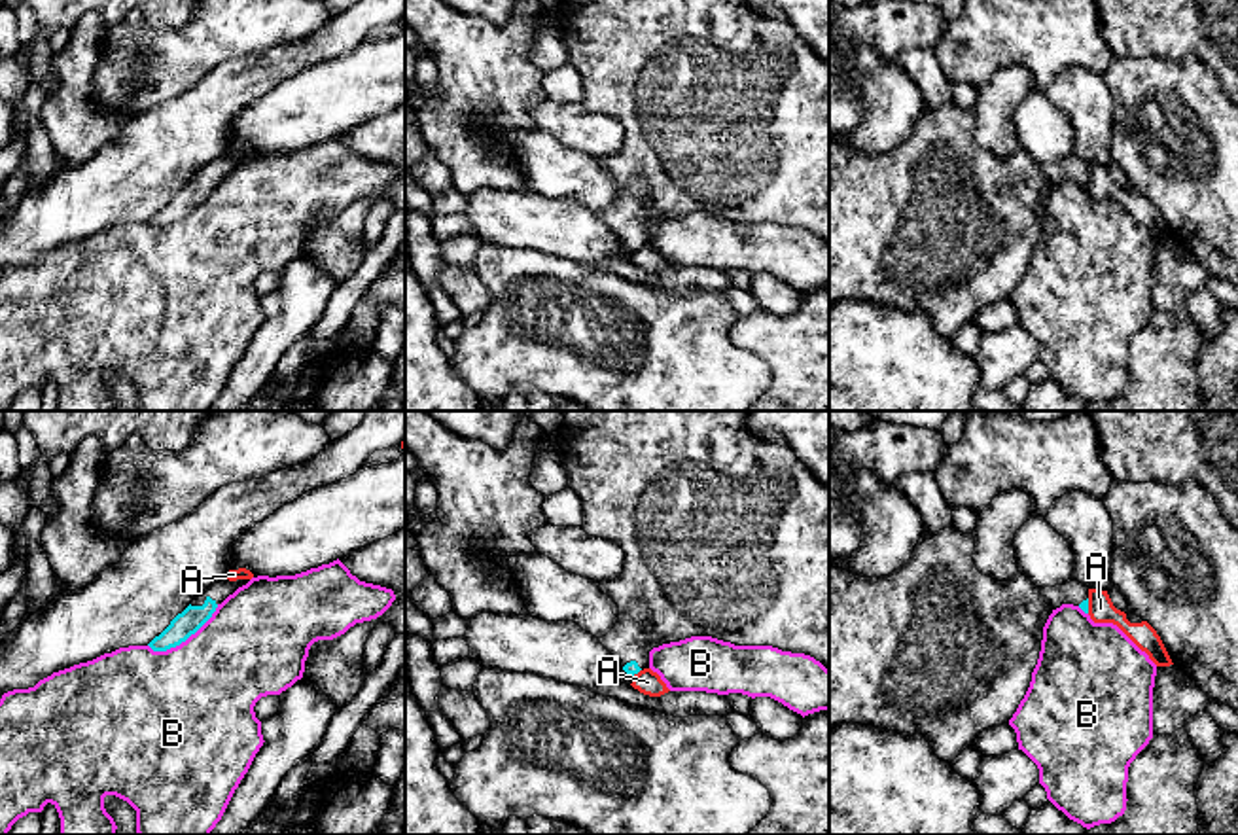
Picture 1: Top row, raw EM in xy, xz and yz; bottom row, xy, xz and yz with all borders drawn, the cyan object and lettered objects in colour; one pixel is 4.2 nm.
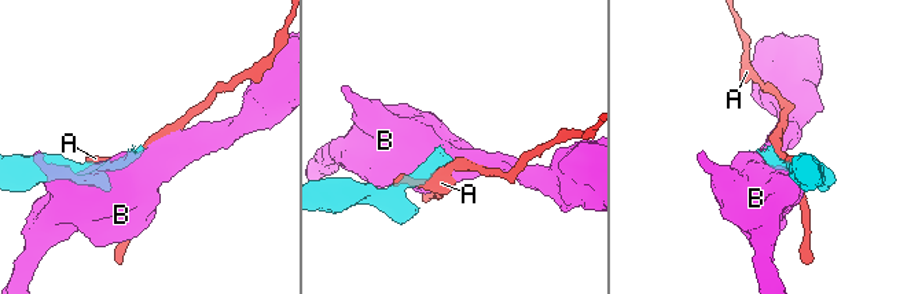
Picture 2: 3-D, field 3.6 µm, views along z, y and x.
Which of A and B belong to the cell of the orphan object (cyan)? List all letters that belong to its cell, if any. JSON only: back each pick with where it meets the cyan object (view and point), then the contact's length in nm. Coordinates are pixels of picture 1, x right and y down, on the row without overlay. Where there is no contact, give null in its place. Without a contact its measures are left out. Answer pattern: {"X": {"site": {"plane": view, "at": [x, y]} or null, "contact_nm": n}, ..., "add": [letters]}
{"add": []}

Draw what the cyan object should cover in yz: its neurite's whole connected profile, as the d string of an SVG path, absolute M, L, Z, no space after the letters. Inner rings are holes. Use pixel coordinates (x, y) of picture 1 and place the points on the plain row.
M950 102L935 110L924 108L914 121L911 134L888 151L859 153L848 146L829 142L829 305L840 299L861 299L897 309L920 311L929 318L939 335L952 339L967 322L975 320L982 307L1009 299L1030 263L1032 248L1041 227L1043 203L1049 191L1062 180L1079 182L1088 189L1088 163L1075 155L1068 155L1062 161L1039 165L1020 148L1009 157L994 157L977 146L973 127L973 110L964 110Z

